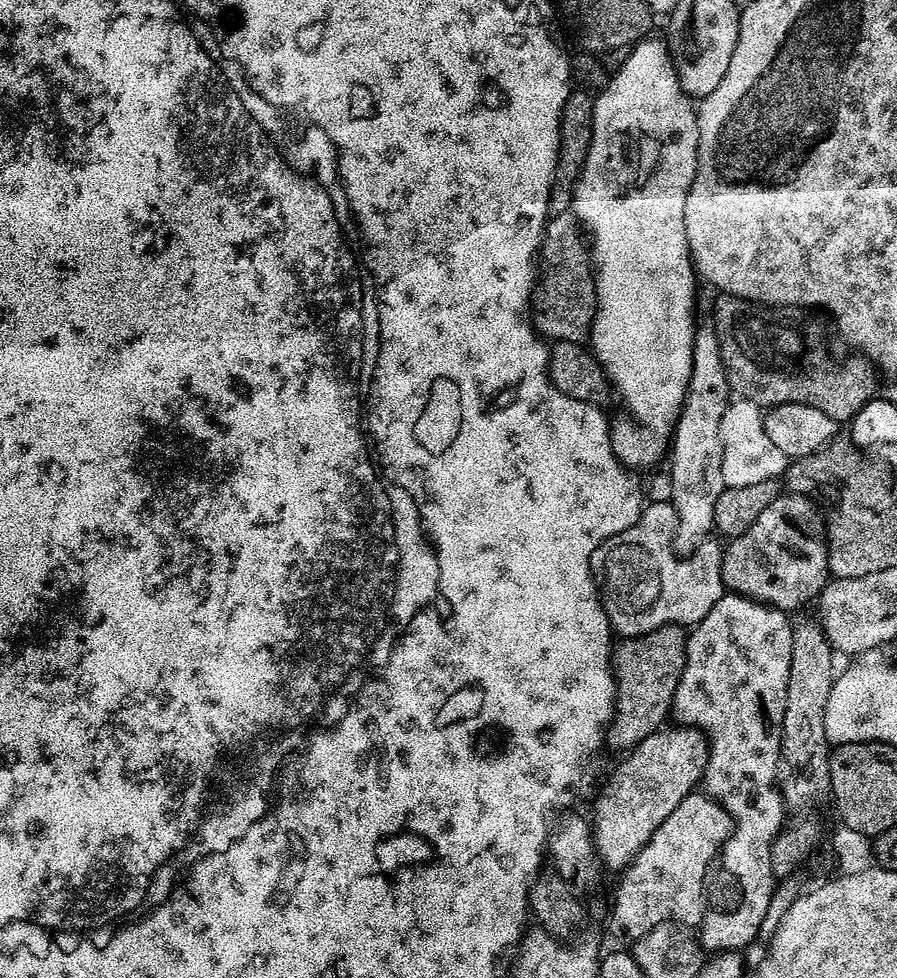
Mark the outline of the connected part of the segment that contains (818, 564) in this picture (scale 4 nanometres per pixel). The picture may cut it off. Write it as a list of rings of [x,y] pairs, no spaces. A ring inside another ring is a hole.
[[[781,494],[777,500],[770,502],[770,506],[762,510],[758,522],[754,522],[746,534],[727,541],[728,548],[726,544],[720,563],[725,589],[789,614],[795,613],[795,608],[811,600],[813,603],[830,579],[822,516],[815,510],[807,499],[795,494]]]

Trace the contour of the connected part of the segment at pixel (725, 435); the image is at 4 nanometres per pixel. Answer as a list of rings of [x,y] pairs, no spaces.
[[[733,399],[726,414],[722,414],[722,478],[729,488],[754,486],[754,482],[766,482],[783,477],[788,470],[790,457],[782,454],[766,434],[764,412],[759,404]]]

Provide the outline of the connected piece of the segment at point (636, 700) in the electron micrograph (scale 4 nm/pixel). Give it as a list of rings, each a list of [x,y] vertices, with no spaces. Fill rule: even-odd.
[[[667,624],[645,636],[633,636],[619,641],[612,649],[612,677],[616,680],[616,712],[606,729],[606,744],[610,749],[631,750],[642,738],[665,727],[672,712],[672,699],[684,673],[688,637],[678,624]]]

